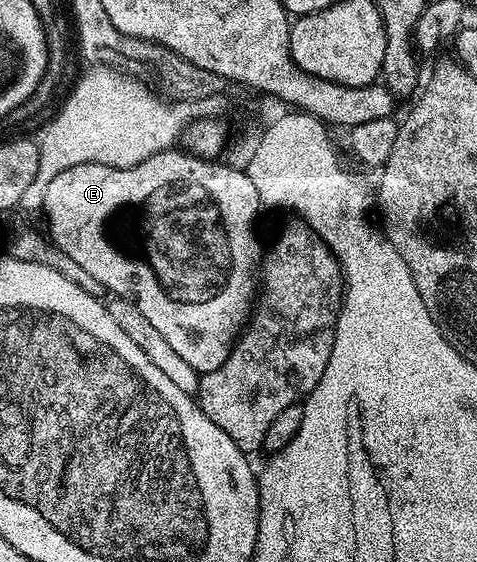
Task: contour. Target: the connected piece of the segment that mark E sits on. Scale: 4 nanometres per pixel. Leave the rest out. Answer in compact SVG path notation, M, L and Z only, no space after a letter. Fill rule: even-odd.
M172 147L164 153L153 155L133 167L109 167L101 163L81 163L77 167L65 167L57 175L53 175L49 187L45 187L45 199L42 212L47 213L47 221L51 224L50 240L55 242L57 248L65 251L77 267L89 271L92 282L96 286L104 285L108 294L116 297L124 297L133 303L137 303L137 311L153 323L153 328L189 363L189 367L196 369L199 374L217 371L221 363L231 353L231 349L239 340L249 318L253 312L253 302L257 297L257 278L261 273L261 266L265 256L265 245L259 242L259 233L255 230L255 216L261 210L261 202L253 182L242 168L234 169L231 165L218 165L215 159L202 159Z

